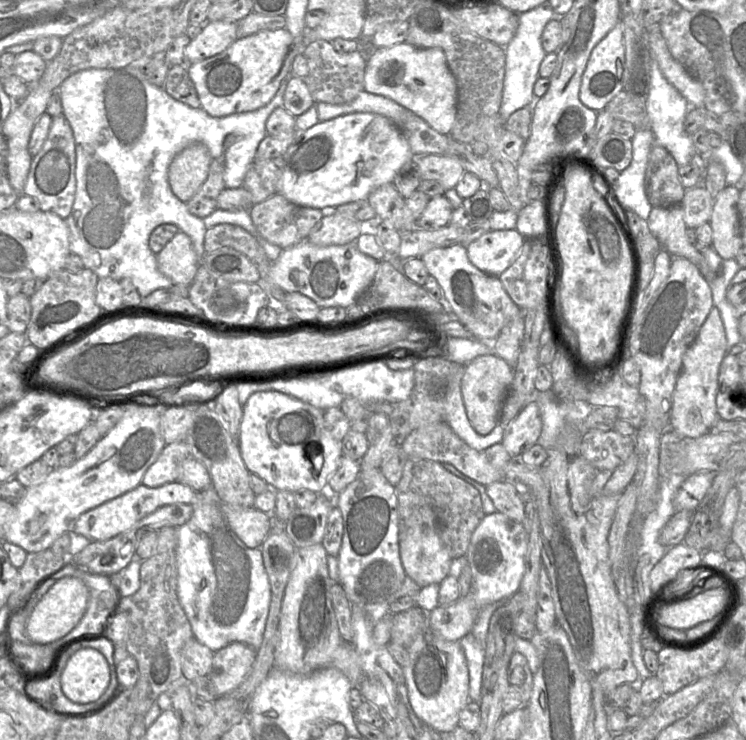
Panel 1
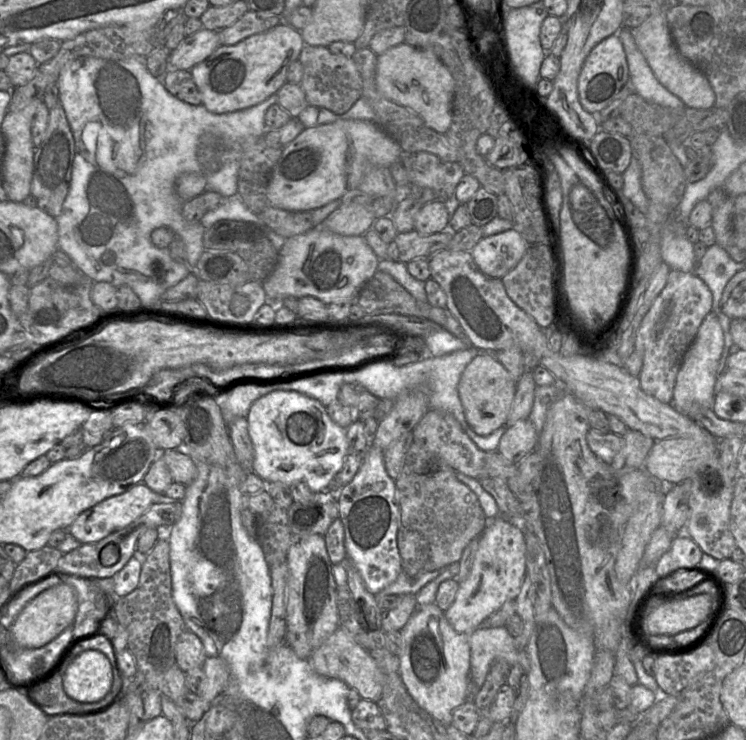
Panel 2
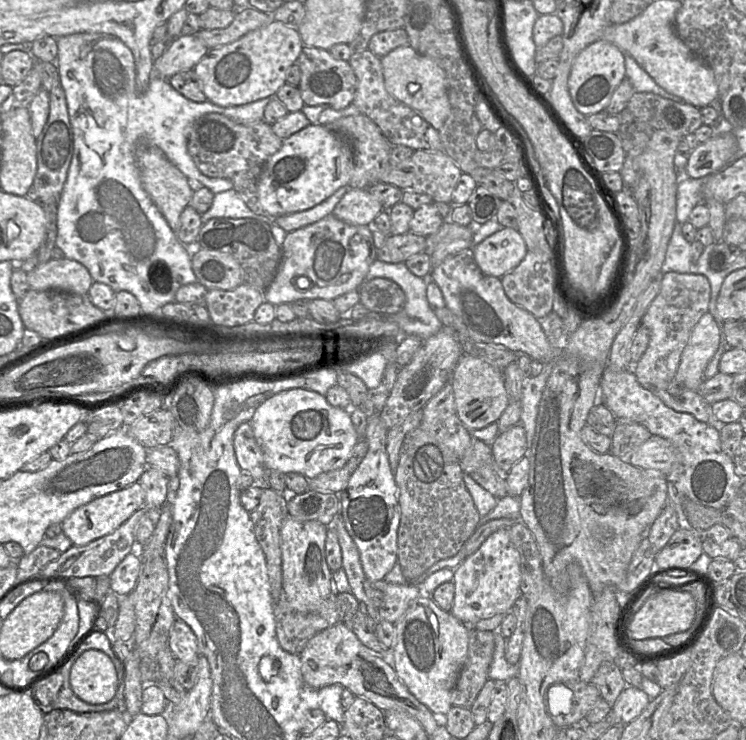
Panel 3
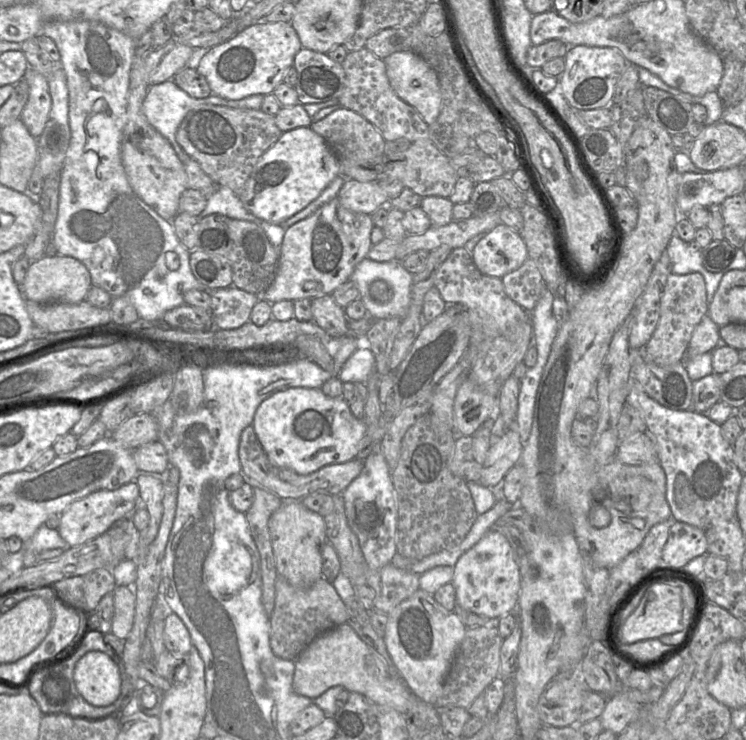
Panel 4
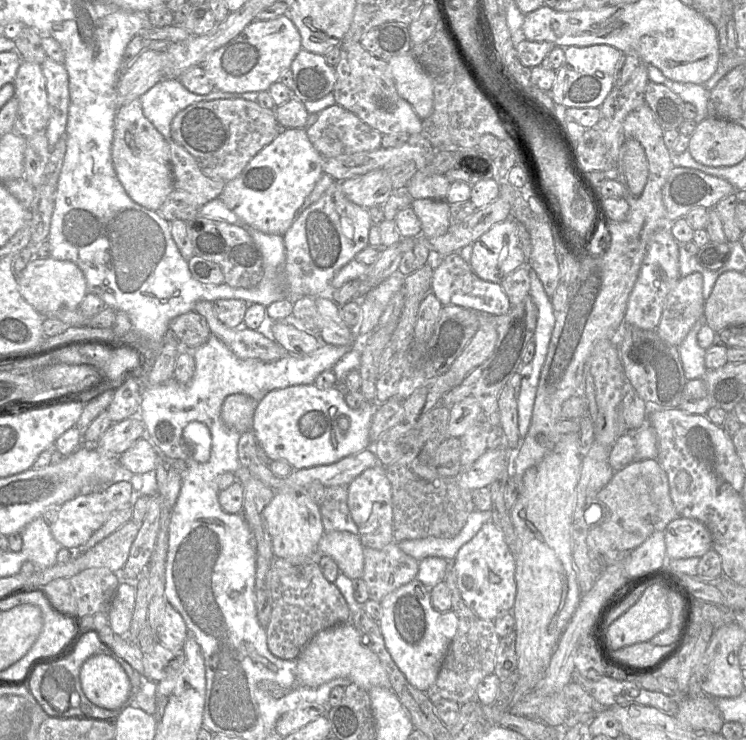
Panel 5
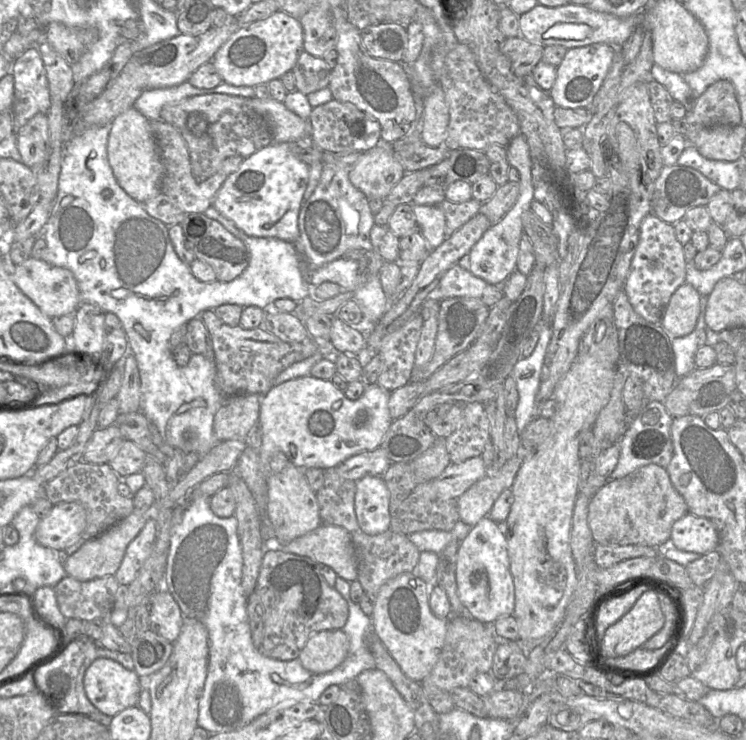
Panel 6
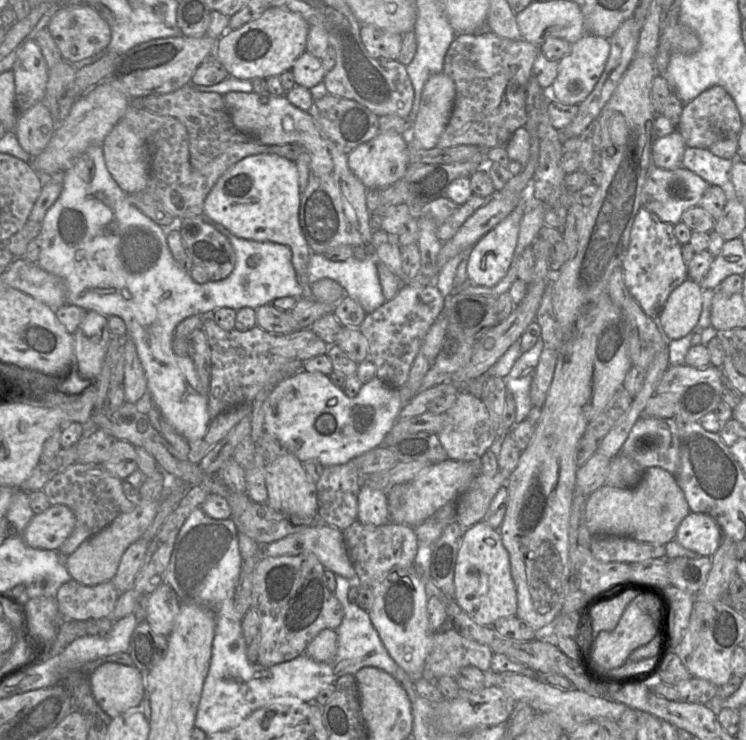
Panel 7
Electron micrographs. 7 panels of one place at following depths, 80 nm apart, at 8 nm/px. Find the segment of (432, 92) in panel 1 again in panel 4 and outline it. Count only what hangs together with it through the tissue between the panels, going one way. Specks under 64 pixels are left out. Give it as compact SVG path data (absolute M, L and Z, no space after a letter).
M412 50L395 52L383 60L390 85L398 97L414 107L428 125L433 124L441 110L440 84L434 69Z

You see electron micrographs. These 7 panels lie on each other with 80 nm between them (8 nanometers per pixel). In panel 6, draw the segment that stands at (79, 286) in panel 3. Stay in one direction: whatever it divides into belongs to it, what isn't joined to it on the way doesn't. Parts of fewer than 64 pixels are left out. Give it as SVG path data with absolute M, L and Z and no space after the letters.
M30 257L15 265L12 279L19 289L48 317L75 313L81 304L80 291L74 274L67 268L52 265L43 259Z

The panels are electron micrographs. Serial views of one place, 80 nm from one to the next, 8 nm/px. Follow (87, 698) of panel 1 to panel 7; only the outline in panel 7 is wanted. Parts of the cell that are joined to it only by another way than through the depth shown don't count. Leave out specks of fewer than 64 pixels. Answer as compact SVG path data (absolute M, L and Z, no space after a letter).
M116 662L96 668L90 684L95 700L111 718L137 710L145 692L140 670Z

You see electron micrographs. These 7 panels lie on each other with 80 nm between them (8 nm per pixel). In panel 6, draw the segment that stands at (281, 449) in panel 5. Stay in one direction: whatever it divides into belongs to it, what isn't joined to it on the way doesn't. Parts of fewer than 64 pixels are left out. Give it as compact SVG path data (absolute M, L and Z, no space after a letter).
M309 375L273 386L261 397L258 423L262 431L262 446L258 456L261 471L266 477L270 474L270 458L278 451L283 452L293 465L305 470L307 468L330 469L355 454L375 450L379 448L393 421L388 408L390 394L377 383L366 386L359 399L349 400L330 380Z

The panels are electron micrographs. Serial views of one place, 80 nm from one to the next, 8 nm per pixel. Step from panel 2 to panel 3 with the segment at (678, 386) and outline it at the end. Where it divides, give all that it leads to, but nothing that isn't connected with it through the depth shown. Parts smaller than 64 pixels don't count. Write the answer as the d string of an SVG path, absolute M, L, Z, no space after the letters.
M706 313L692 330L678 366L675 382L697 391L704 371L720 345L720 328L713 315Z

